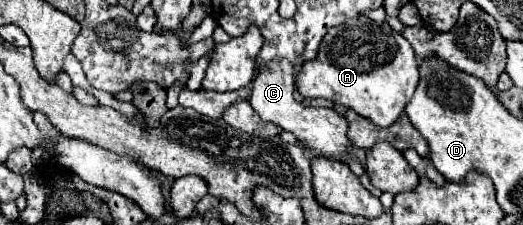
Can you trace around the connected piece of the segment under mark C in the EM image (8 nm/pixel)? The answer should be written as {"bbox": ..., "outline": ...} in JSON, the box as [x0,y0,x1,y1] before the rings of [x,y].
{"bbox":[248,58,364,178],"outline":[[[280,58],[278,62],[268,62],[266,66],[258,66],[254,82],[252,82],[252,92],[248,98],[250,106],[258,112],[258,116],[262,120],[274,122],[274,124],[282,126],[284,130],[296,134],[300,138],[300,142],[310,146],[312,150],[316,150],[316,154],[346,162],[350,166],[350,170],[360,178],[364,174],[364,168],[346,150],[346,146],[350,146],[346,118],[330,108],[308,108],[308,106],[296,102],[294,74],[296,74],[296,68],[290,62],[286,62],[286,58]]]}

